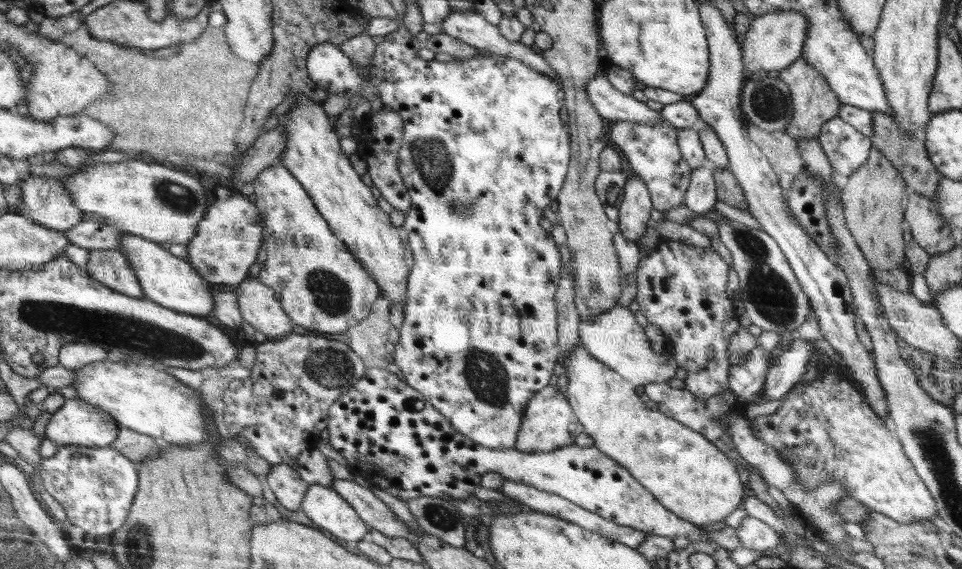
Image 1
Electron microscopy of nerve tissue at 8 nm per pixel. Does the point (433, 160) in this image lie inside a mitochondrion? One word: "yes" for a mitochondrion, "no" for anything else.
yes

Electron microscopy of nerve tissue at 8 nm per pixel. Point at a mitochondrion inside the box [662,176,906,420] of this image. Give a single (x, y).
(768, 290)

